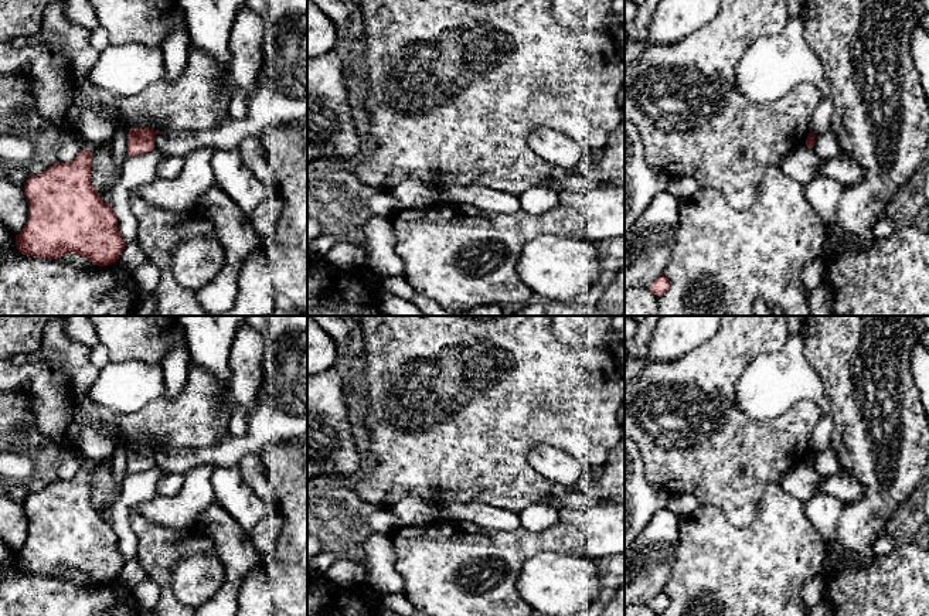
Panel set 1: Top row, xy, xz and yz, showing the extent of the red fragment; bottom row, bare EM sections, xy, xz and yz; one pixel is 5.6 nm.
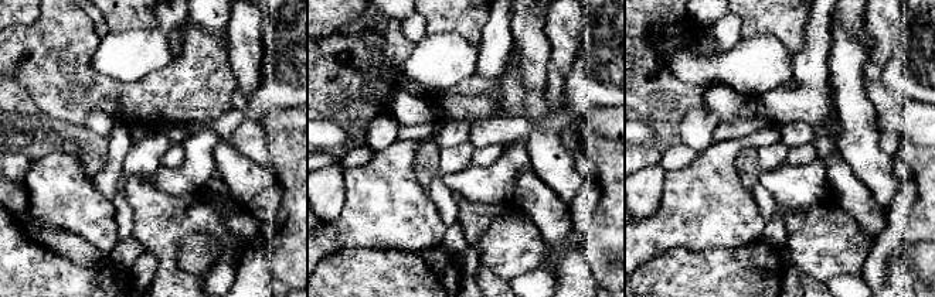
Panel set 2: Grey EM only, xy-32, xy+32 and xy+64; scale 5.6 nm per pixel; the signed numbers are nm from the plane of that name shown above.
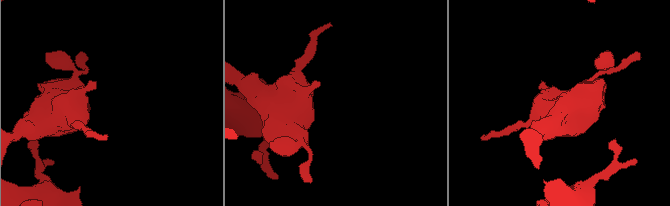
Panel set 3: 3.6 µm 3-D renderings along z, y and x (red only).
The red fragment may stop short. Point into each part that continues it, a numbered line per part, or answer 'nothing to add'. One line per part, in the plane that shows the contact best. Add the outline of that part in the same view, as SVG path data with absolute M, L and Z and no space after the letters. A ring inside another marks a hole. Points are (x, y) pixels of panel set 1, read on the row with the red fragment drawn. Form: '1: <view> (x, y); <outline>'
nothing to add

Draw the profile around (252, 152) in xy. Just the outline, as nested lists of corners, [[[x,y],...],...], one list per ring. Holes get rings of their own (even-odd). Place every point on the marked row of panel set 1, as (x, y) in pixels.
[[[248,136],[236,146],[242,161],[259,177],[262,183],[276,180],[276,176],[268,164],[266,150],[259,136]]]

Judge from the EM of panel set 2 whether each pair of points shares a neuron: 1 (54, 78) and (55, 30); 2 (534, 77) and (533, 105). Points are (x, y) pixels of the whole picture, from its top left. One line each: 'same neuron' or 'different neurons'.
1: same neuron
2: same neuron

